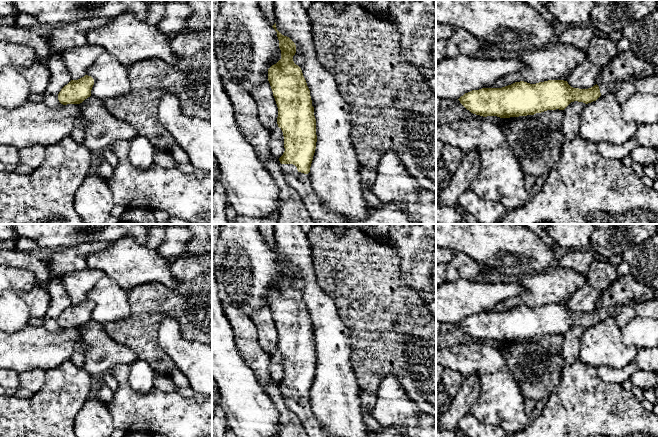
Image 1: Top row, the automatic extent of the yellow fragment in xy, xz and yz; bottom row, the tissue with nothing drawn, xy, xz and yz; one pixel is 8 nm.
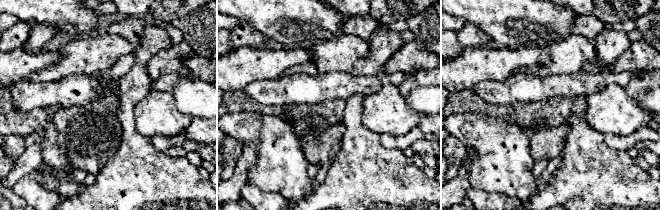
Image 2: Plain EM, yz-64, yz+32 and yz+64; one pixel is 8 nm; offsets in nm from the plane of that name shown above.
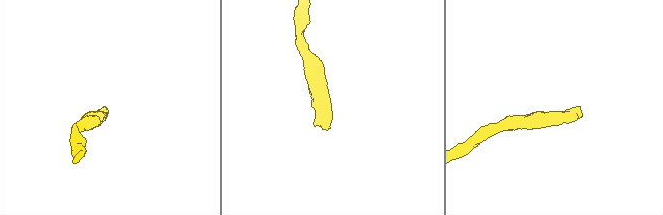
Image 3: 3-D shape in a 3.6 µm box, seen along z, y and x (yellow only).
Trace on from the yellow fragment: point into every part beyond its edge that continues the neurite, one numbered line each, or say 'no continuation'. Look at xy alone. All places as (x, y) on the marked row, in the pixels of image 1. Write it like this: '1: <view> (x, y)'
no continuation

